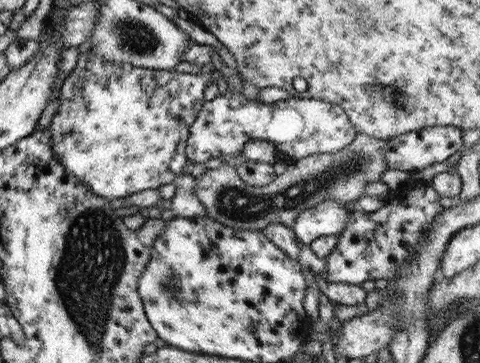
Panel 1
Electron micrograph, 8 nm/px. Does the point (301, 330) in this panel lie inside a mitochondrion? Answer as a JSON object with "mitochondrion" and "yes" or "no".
{"mitochondrion":"no"}

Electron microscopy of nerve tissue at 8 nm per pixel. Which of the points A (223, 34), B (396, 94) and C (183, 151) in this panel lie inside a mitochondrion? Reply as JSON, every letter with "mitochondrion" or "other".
{"A":"other","B":"other","C":"other"}

